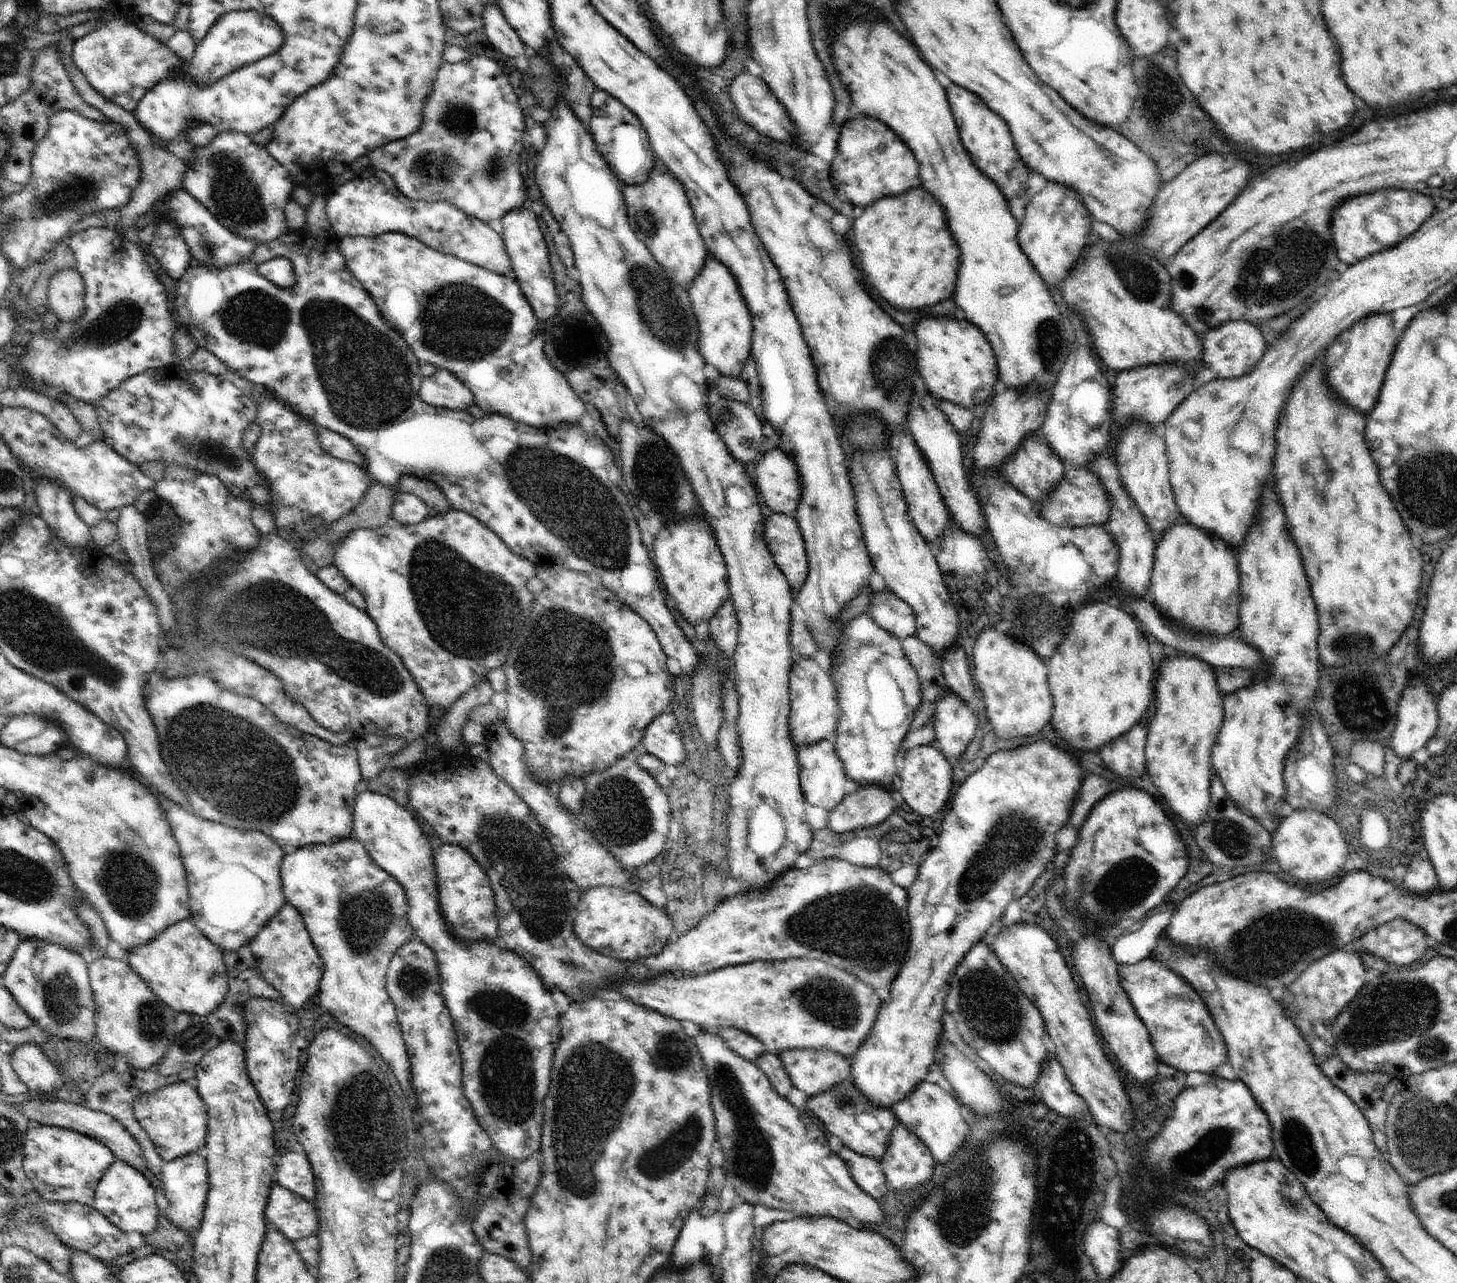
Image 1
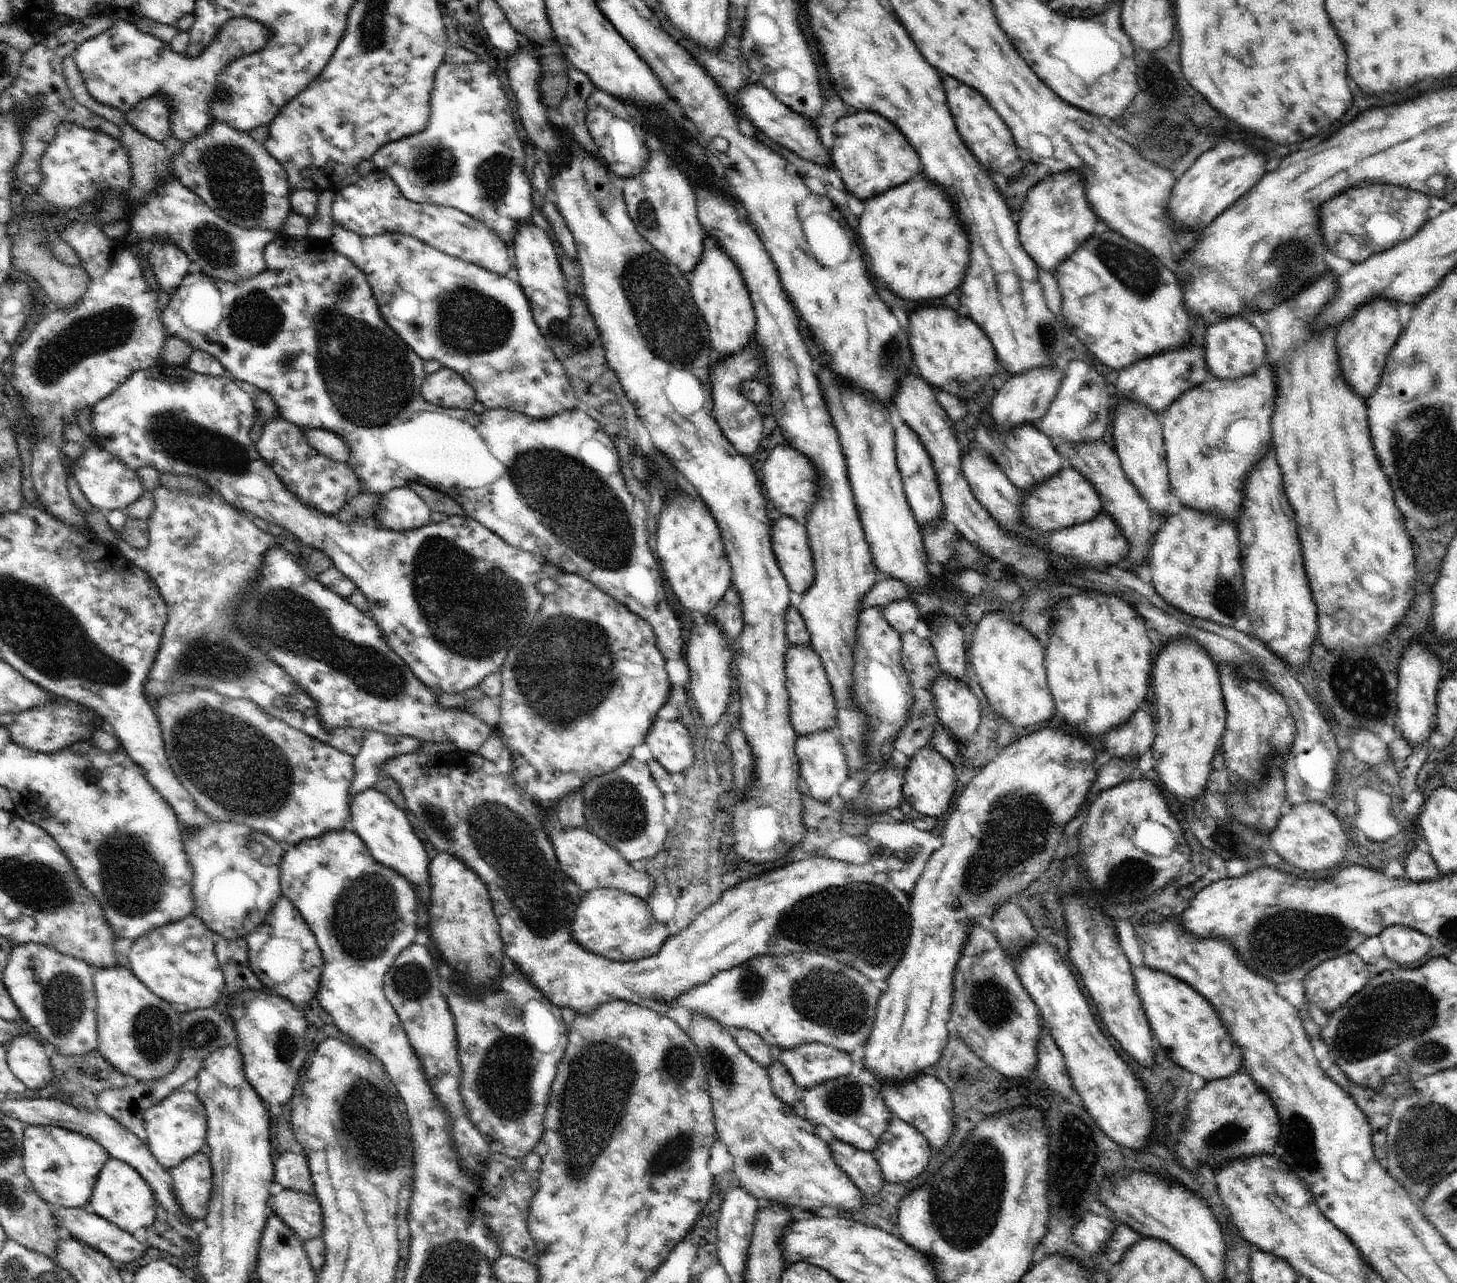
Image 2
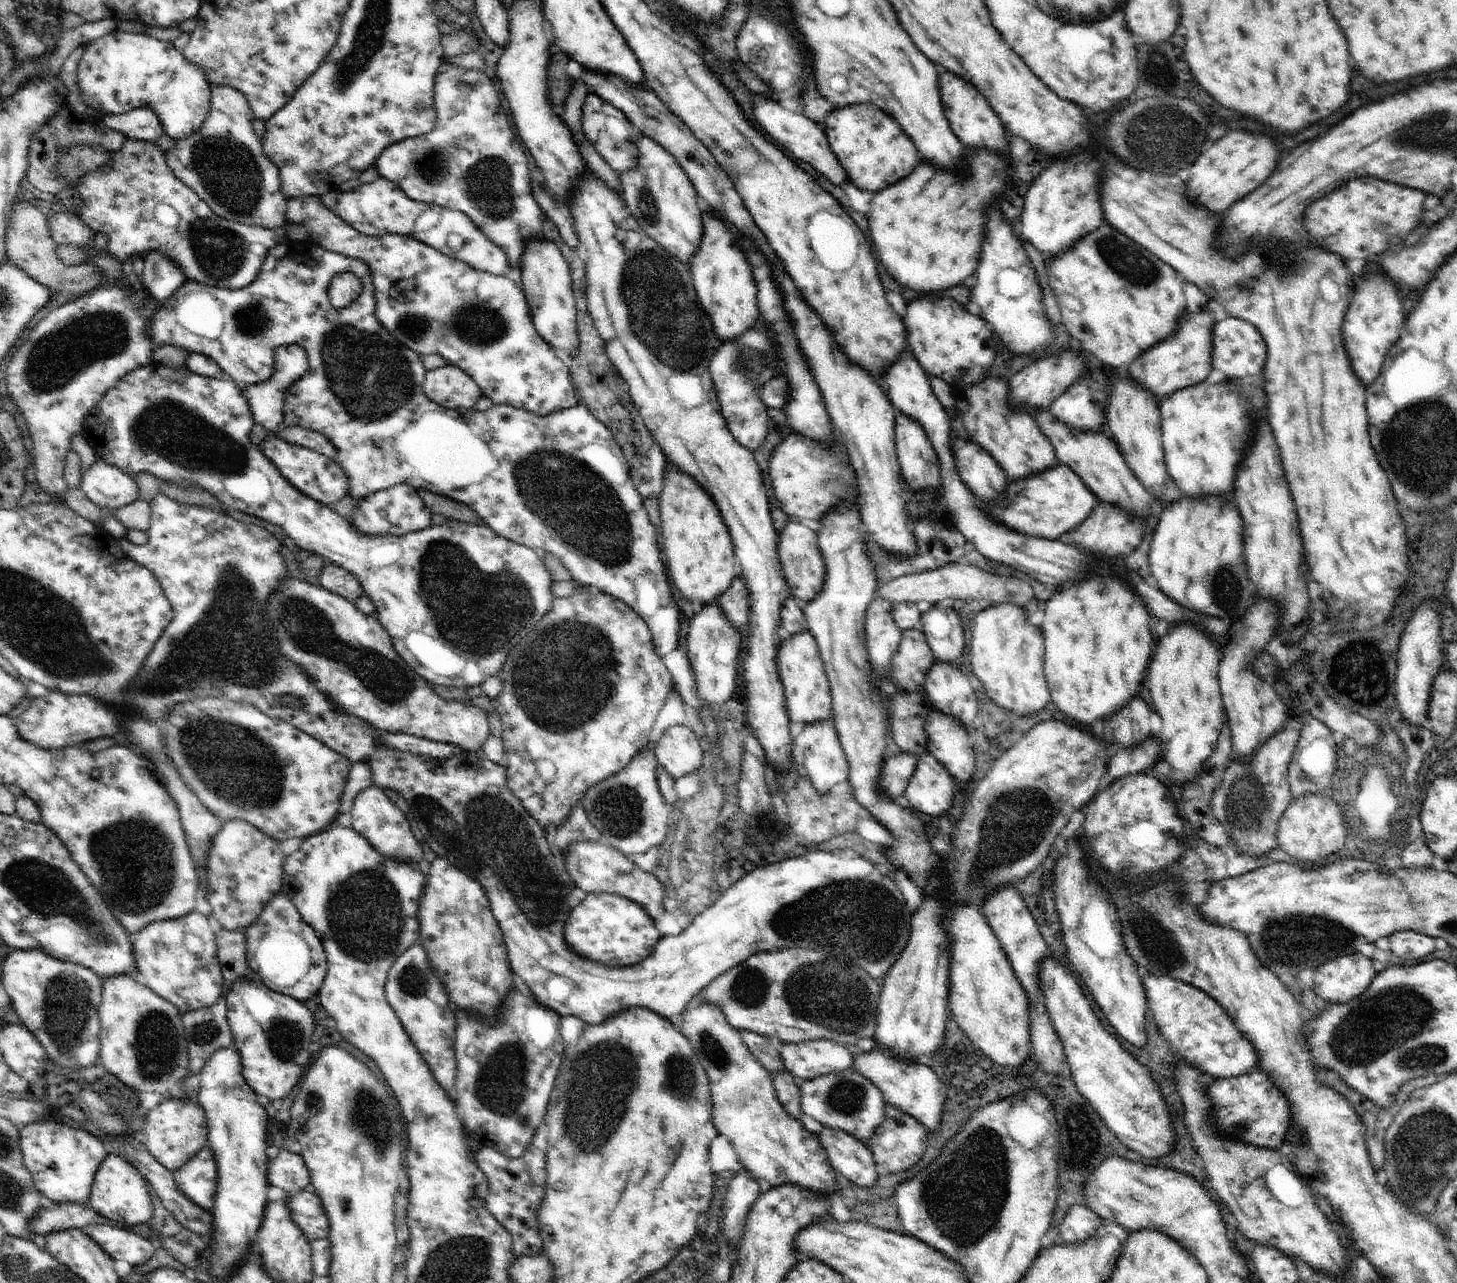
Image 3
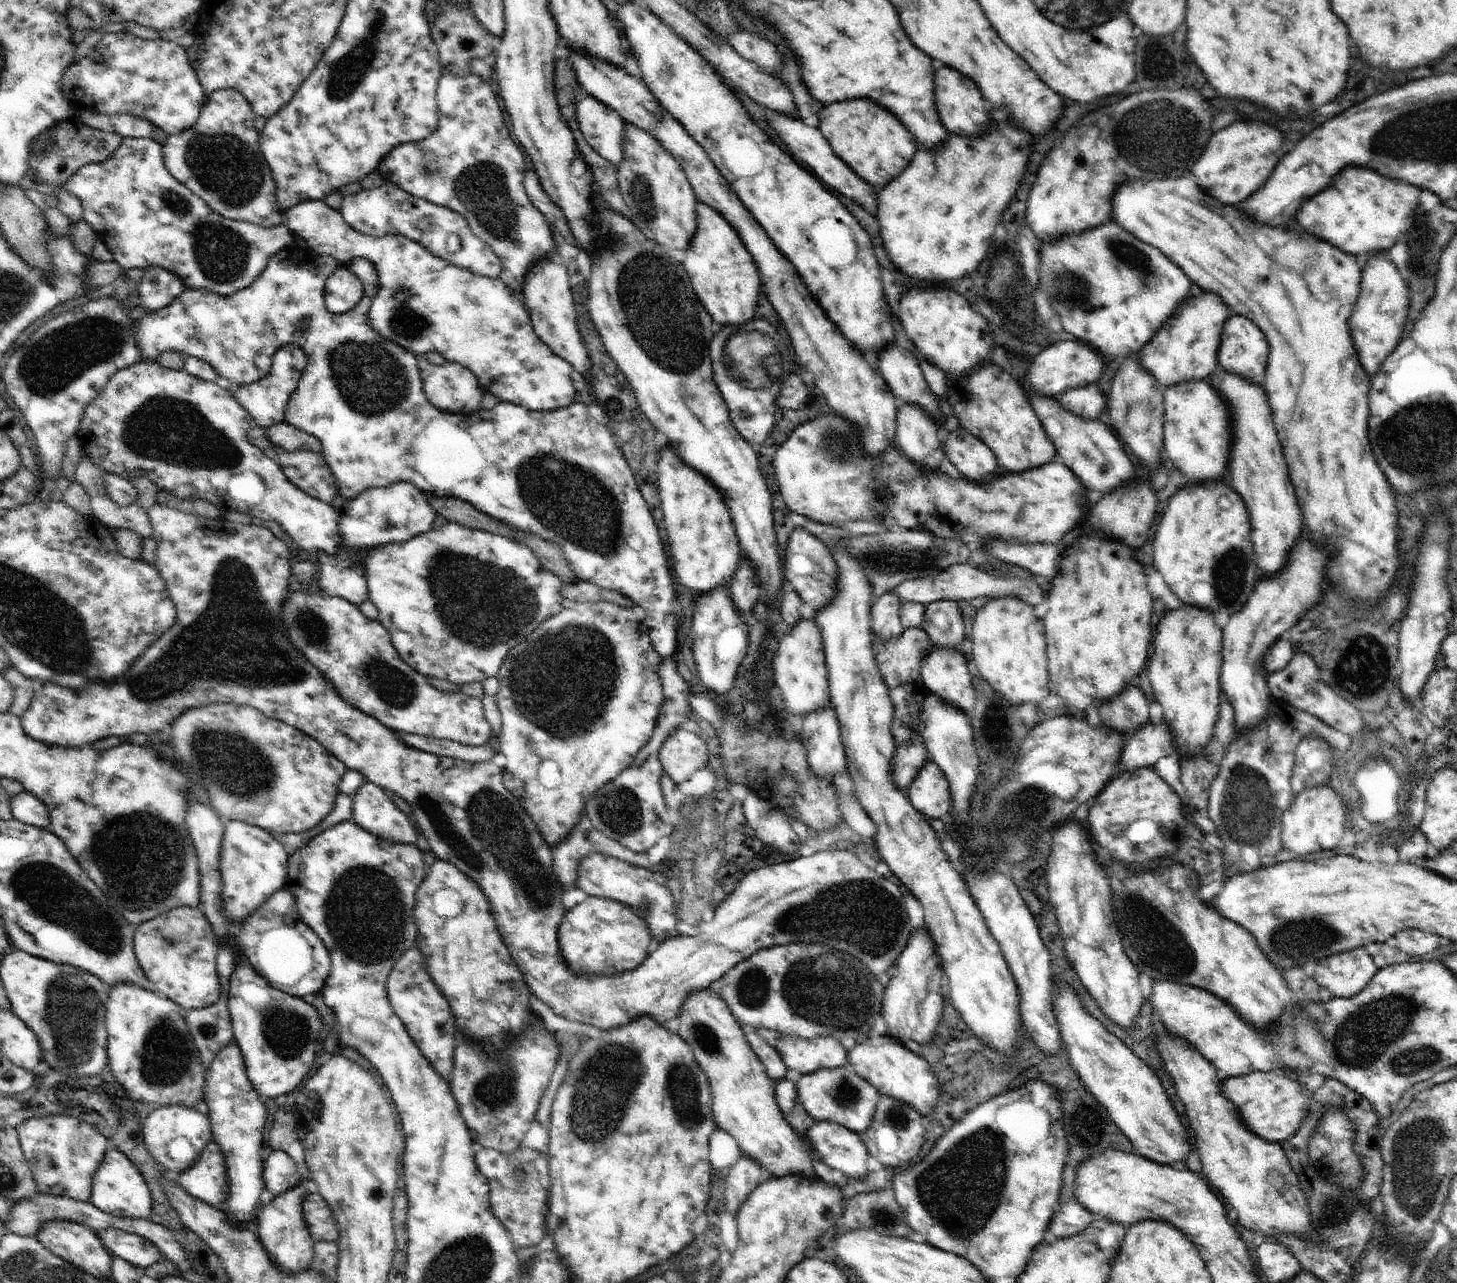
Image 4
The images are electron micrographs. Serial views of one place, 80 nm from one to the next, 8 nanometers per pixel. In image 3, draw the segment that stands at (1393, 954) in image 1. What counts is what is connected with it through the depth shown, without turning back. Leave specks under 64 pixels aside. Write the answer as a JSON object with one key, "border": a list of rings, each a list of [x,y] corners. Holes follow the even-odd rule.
{"border":[[[1398,931],[1386,938],[1390,944],[1392,952],[1396,956],[1406,958],[1407,961],[1420,960],[1427,954],[1435,953],[1435,937],[1418,931]]]}

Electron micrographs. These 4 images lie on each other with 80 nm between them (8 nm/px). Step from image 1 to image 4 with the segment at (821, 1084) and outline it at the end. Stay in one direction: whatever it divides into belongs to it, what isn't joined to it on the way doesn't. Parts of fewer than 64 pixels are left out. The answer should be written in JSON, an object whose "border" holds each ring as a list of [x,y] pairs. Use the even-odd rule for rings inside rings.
{"border":[[[780,1035],[773,1047],[793,1077],[810,1074],[820,1069],[832,1070],[848,1064],[849,1059],[849,1047],[834,1037],[817,1036],[803,1039]]]}

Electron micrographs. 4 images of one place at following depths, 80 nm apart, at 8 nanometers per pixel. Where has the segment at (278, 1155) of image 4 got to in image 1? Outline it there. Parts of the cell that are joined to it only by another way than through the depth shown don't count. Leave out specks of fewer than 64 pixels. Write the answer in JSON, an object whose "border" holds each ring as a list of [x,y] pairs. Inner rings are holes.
{"border":[[[285,1152],[277,1166],[274,1180],[276,1184],[294,1191],[311,1203],[315,1201],[314,1171],[305,1152]]]}

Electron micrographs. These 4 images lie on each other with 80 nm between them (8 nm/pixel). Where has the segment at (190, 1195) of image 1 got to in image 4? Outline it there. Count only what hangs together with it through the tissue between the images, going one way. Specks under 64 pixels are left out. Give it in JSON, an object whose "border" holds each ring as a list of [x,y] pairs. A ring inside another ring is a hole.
{"border":[[[214,1139],[206,1144],[195,1164],[179,1175],[178,1185],[209,1205],[224,1204],[226,1194],[230,1194],[227,1166],[223,1152]]]}

